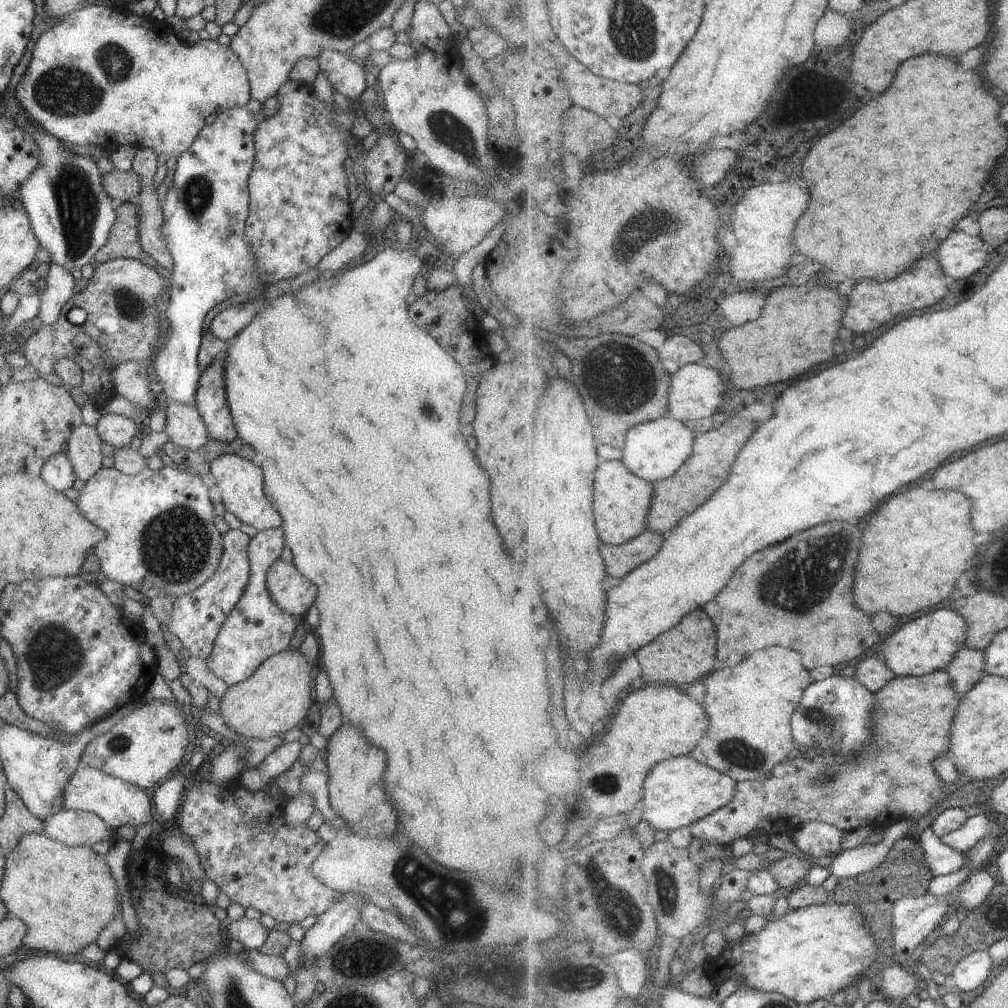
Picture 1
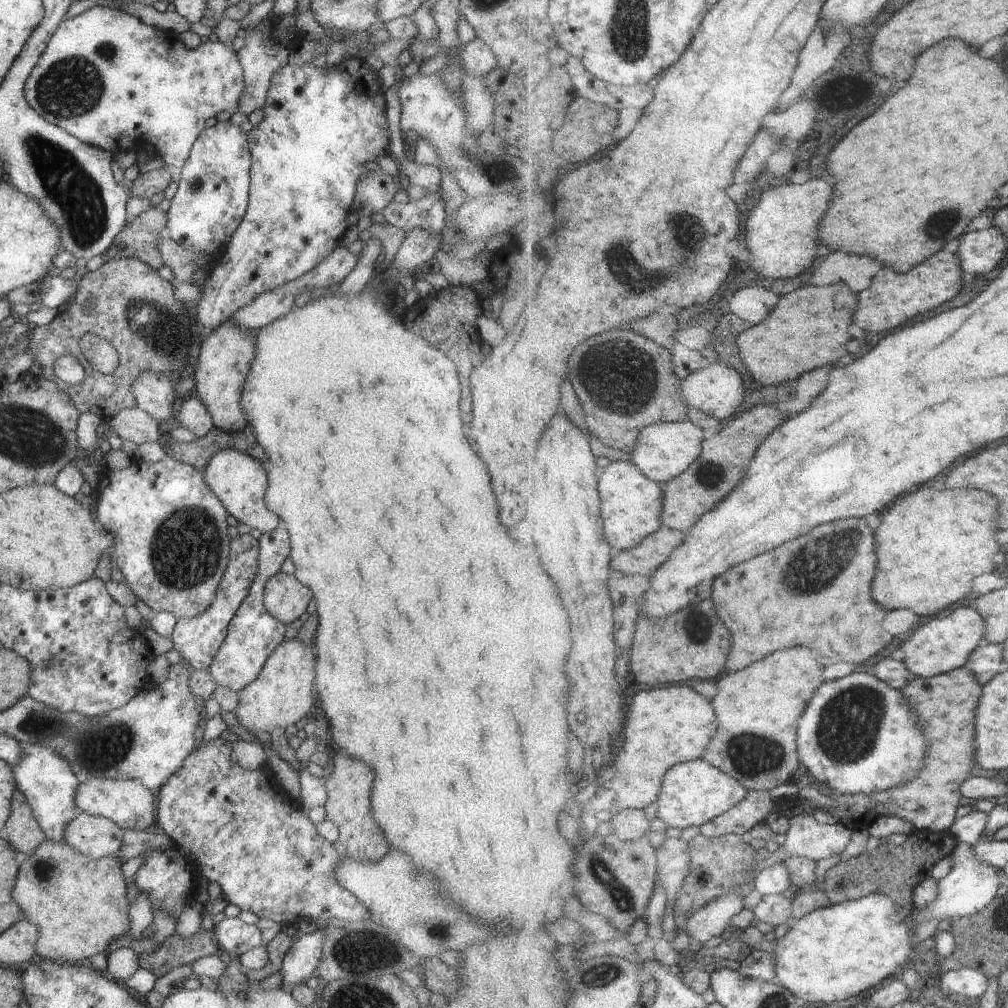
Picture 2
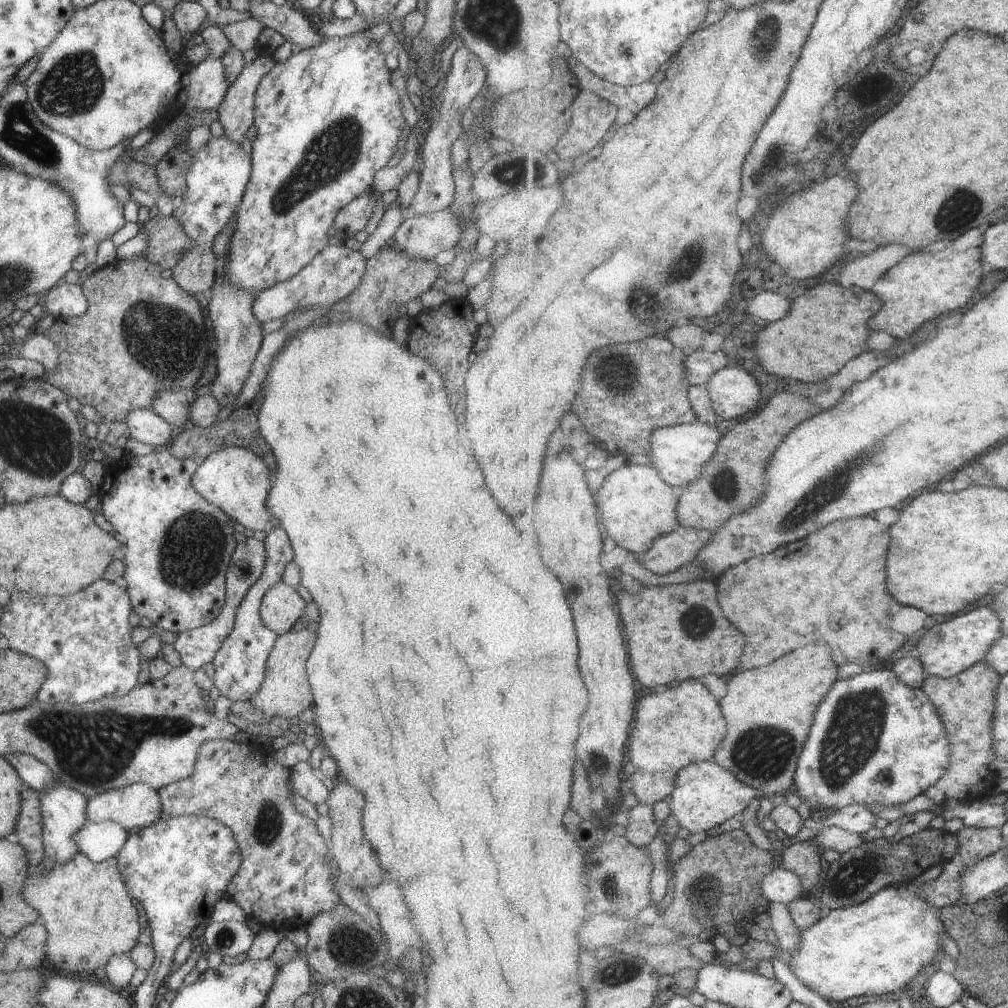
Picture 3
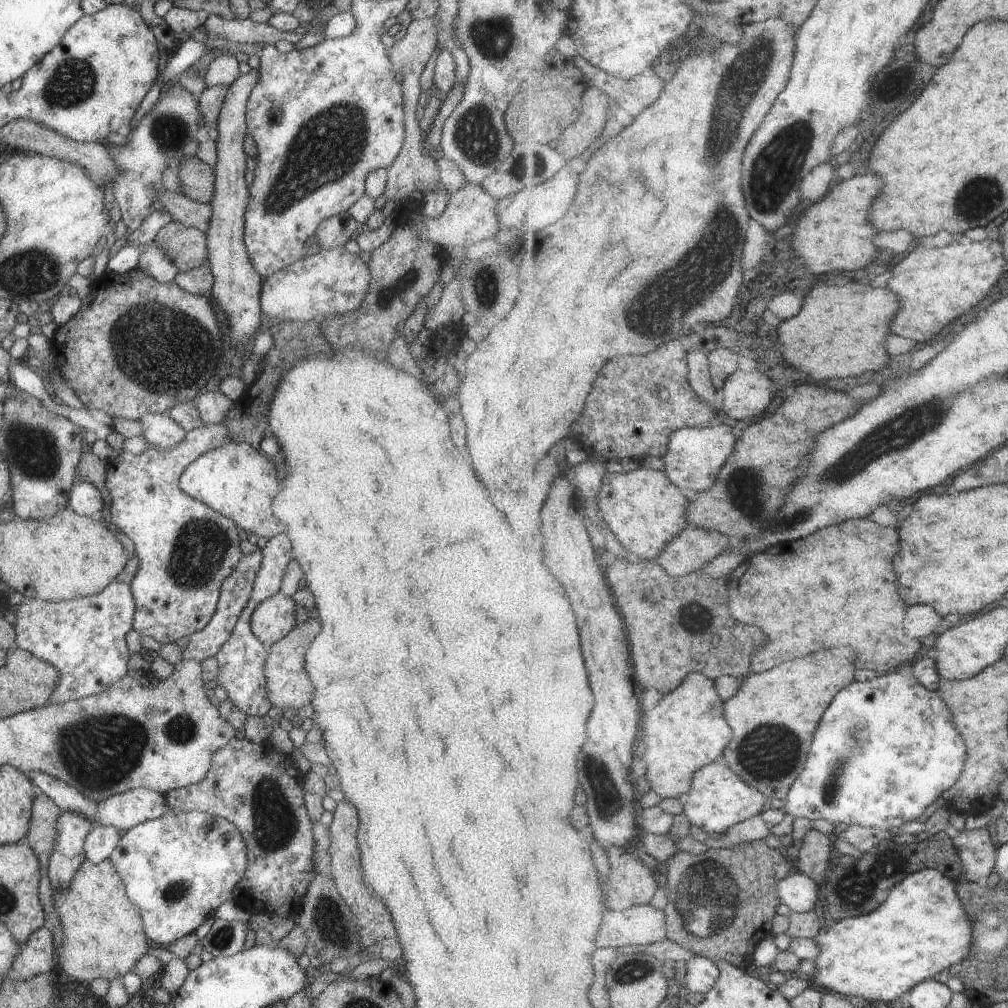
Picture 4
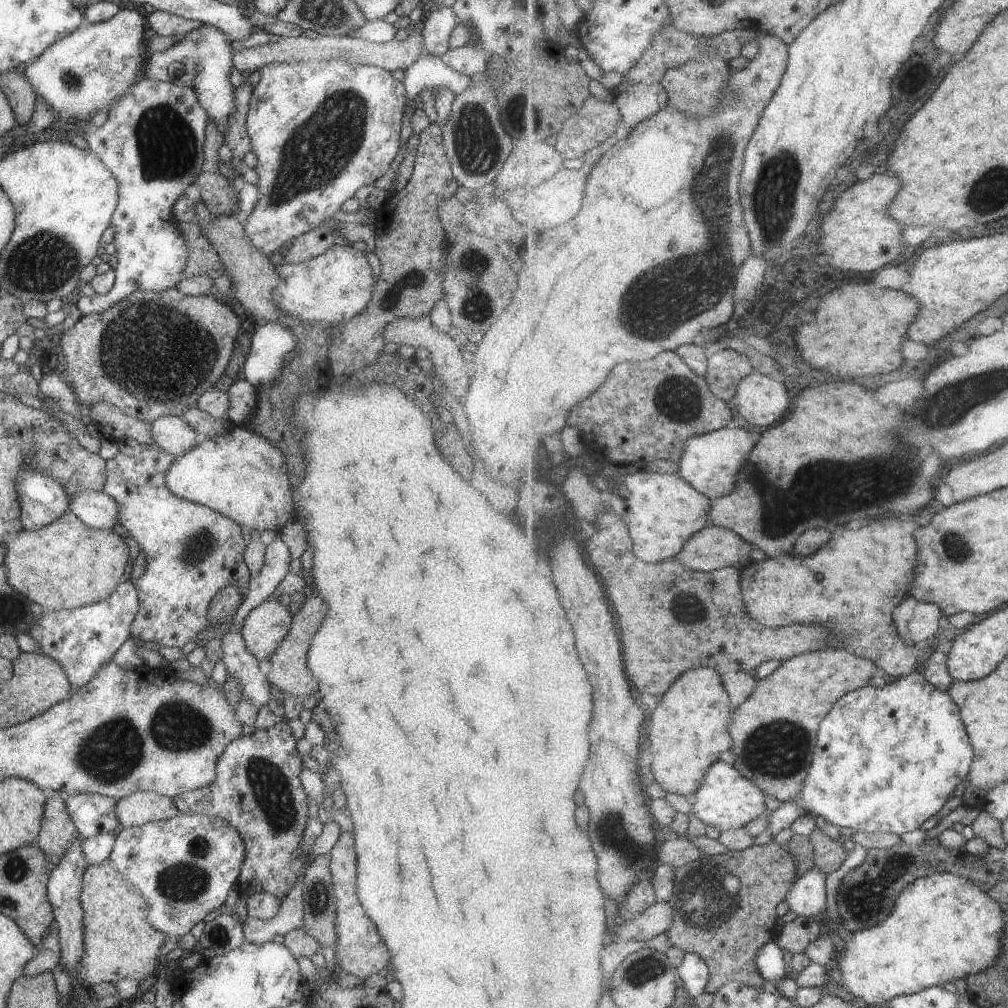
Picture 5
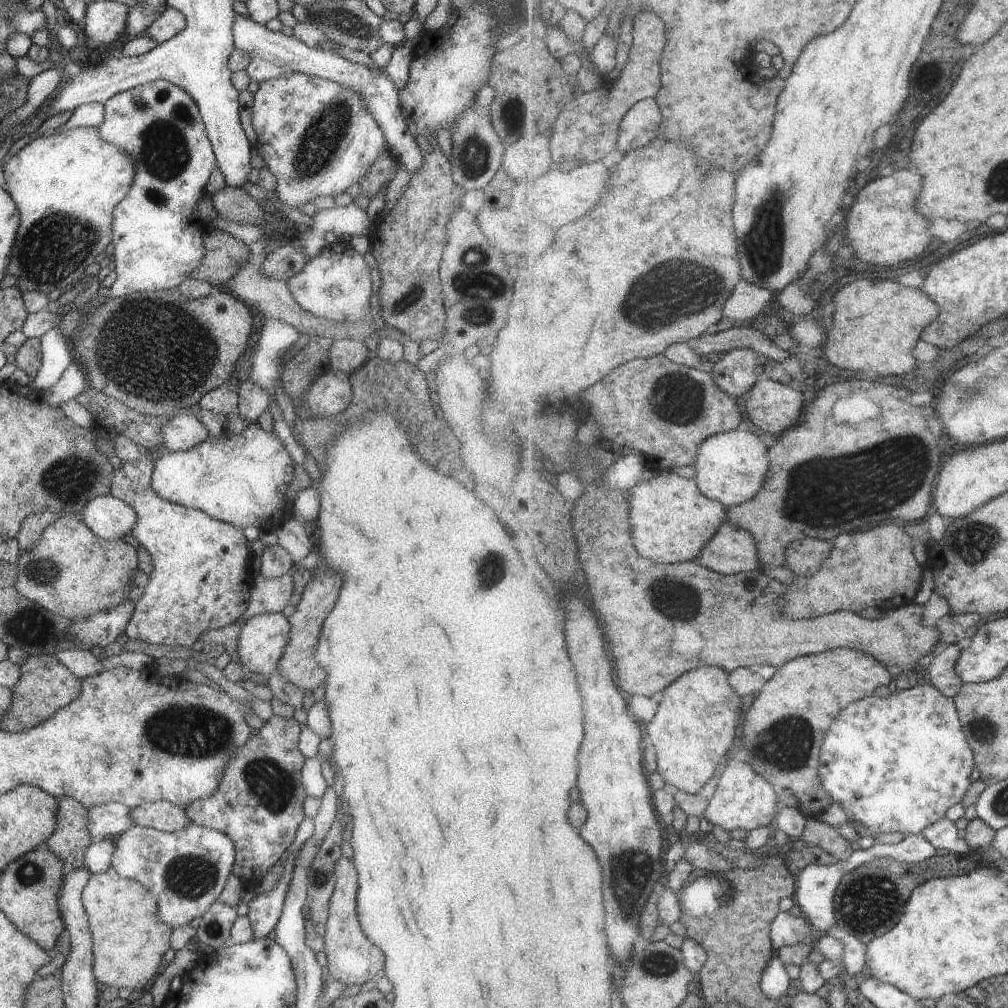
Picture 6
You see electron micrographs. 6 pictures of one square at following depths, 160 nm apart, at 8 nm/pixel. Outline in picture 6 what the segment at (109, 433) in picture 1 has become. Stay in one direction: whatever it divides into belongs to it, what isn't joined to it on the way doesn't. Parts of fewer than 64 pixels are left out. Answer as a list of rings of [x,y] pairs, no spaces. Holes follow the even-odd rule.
[[[174,413],[159,427],[159,443],[167,450],[185,451],[208,438],[205,426],[191,414]]]

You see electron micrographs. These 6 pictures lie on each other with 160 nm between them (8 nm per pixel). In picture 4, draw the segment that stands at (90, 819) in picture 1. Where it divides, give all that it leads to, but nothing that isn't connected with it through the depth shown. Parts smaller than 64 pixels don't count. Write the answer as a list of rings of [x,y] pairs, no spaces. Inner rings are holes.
[[[95,825],[87,833],[87,836],[84,836],[82,846],[84,858],[93,864],[107,859],[113,848],[115,848],[117,841],[120,839],[121,833],[121,830],[115,827]]]

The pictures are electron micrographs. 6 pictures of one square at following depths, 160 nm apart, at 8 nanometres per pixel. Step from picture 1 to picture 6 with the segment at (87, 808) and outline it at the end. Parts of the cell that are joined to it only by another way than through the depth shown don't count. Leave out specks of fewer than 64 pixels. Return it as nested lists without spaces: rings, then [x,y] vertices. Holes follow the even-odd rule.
[[[163,800],[141,802],[139,806],[129,808],[129,818],[132,826],[150,827],[164,832],[181,830],[188,822],[183,808]]]

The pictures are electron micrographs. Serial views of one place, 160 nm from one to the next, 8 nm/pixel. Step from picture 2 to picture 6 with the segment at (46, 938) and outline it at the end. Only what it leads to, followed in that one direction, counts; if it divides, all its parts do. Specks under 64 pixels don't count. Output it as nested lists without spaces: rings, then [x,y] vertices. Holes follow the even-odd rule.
[[[110,867],[105,872],[90,873],[89,879],[80,895],[86,913],[91,946],[92,968],[95,981],[114,988],[131,988],[134,994],[143,990],[161,964],[161,957],[170,948],[169,938],[172,928],[159,922],[155,896],[148,892],[139,882],[119,876]]]

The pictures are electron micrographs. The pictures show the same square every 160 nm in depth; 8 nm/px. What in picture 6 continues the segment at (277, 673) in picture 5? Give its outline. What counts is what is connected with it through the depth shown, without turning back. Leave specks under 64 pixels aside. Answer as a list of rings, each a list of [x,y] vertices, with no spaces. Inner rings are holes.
[[[319,569],[307,582],[301,600],[295,611],[287,618],[289,628],[289,641],[284,649],[281,659],[277,663],[276,673],[289,679],[286,680],[303,690],[317,688],[323,683],[326,671],[314,661],[316,643],[322,628],[325,616],[333,609],[337,601],[337,590],[341,586],[341,578],[337,574],[331,574],[329,570]]]

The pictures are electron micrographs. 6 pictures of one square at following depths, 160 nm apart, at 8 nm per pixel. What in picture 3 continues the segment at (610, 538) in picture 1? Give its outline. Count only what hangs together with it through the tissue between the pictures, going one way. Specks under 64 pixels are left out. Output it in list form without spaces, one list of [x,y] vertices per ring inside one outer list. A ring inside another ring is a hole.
[[[650,466],[620,467],[604,476],[599,488],[599,510],[603,514],[603,522],[611,538],[635,556],[645,554],[653,540],[663,534],[670,534],[679,527],[677,522],[677,500],[679,493],[676,488],[663,482],[659,472]]]

